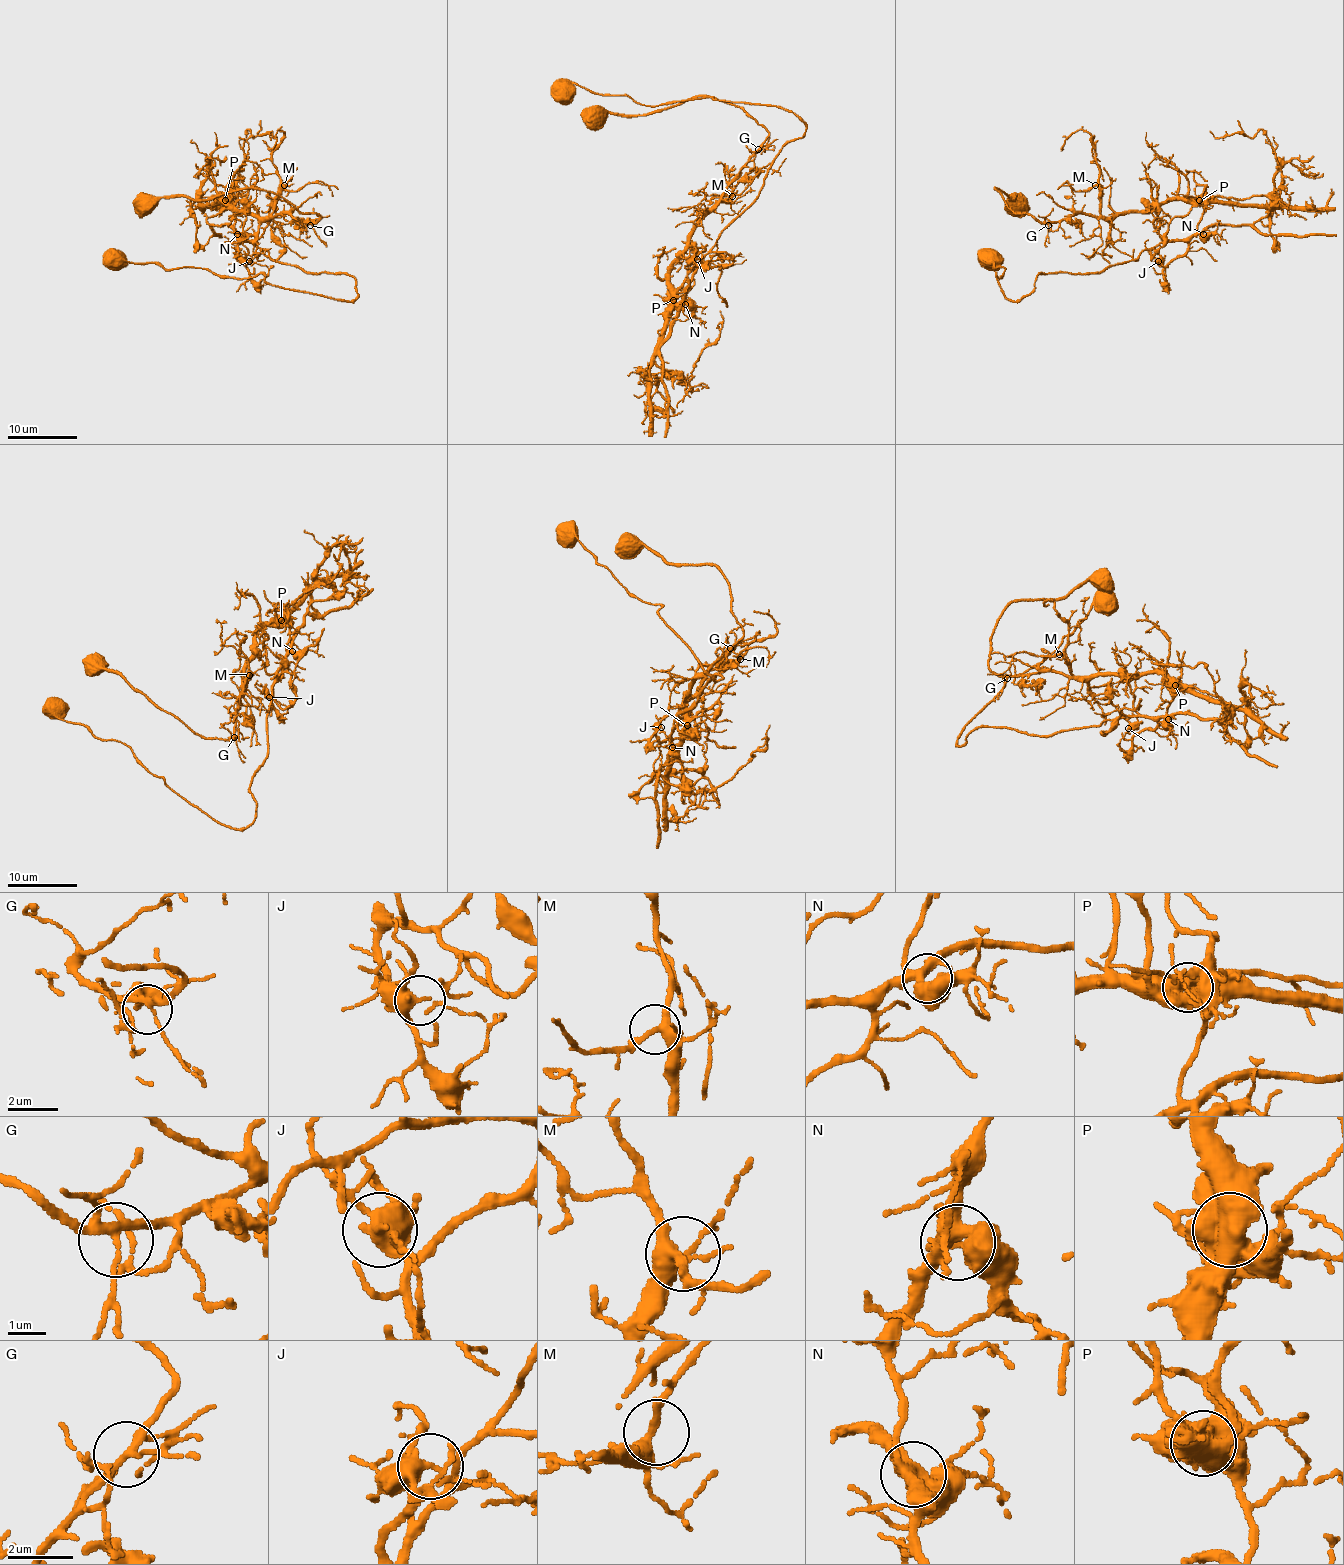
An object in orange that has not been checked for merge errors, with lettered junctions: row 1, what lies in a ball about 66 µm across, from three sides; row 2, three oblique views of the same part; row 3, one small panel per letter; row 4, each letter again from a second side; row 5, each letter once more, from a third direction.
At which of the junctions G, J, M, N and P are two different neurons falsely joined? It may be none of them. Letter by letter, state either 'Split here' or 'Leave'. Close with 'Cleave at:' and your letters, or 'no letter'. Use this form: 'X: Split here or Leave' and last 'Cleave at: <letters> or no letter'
G: Leave
J: Leave
M: Leave
N: Leave
P: Split here
Cleave at: P

